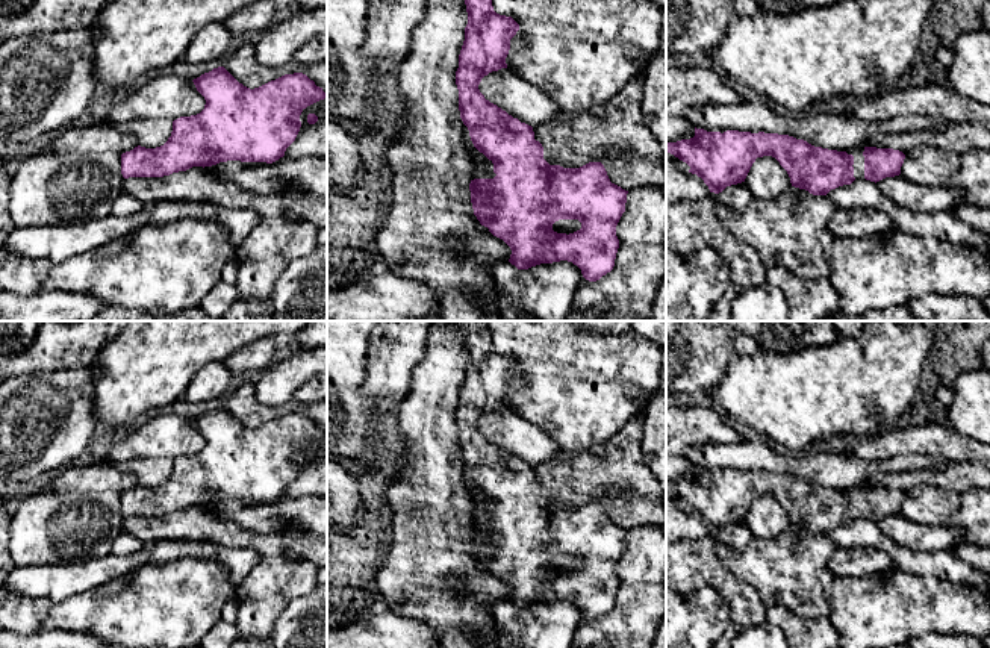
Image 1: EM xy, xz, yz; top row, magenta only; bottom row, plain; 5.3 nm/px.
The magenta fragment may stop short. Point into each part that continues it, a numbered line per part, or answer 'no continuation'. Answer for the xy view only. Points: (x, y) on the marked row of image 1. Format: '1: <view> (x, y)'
no continuation

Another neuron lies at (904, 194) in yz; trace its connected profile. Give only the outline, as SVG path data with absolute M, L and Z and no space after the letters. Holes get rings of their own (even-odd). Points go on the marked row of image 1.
M901 174L876 182L879 191L898 207L919 213L952 210L961 200L961 192L949 186L922 186L905 180Z

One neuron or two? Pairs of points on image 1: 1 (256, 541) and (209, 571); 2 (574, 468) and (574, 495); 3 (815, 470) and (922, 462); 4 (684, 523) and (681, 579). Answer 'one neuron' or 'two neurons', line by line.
1: two neurons
2: one neuron
3: one neuron
4: two neurons

